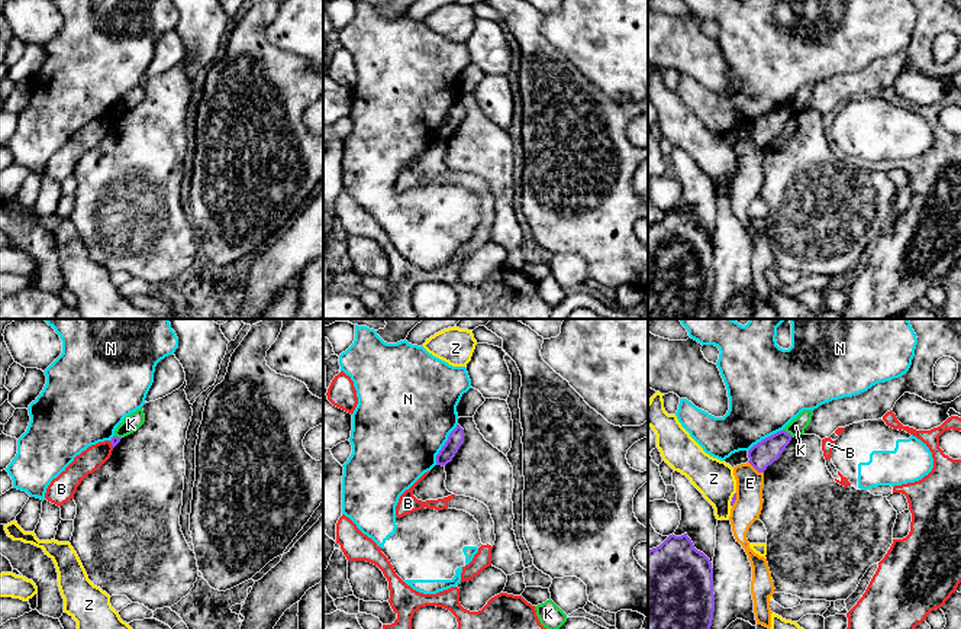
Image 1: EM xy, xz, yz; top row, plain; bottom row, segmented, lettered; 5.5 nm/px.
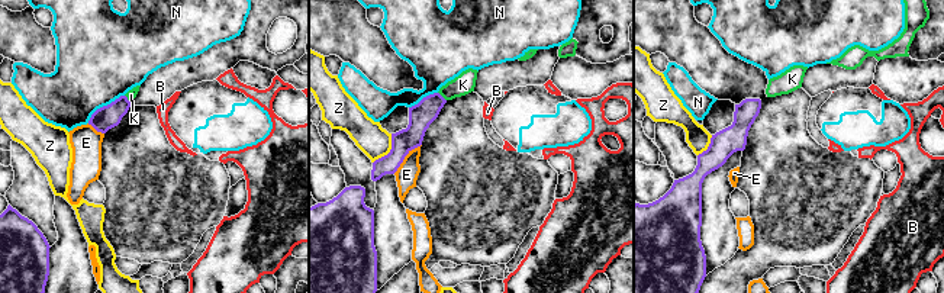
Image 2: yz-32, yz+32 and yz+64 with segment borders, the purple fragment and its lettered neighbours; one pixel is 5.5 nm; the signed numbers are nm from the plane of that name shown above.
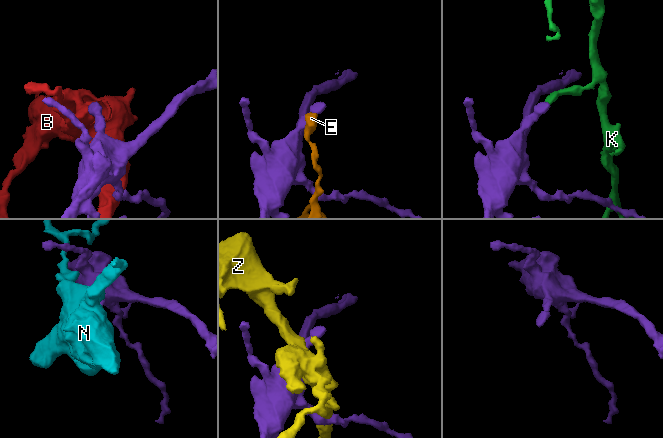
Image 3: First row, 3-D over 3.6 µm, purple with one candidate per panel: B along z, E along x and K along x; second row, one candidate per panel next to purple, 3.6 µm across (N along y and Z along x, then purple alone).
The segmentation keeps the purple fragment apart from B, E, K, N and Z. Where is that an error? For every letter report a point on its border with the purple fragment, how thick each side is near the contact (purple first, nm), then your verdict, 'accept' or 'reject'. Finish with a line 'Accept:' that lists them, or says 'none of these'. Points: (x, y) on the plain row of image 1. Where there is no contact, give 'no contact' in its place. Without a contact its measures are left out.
B: xy (110, 118) | 50/130 nm | reject
E: yz (755, 144) | 140/160 nm | reject
K: yz (789, 109) | 140/90 nm | reject
N: xz (445, 119) | 90/480 nm | reject
Z: yz (732, 174) | 20/220 nm | reject
Accept: none of these

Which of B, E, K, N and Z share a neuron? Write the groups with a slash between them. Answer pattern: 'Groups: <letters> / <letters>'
Groups: B / E / K / N / Z

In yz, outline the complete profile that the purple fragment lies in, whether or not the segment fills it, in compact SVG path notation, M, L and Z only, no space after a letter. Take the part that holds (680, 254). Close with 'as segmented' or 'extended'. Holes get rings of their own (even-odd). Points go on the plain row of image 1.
M670 210L660 222L648 226L648 319L709 319L715 287L713 243L687 212Z; as segmented

